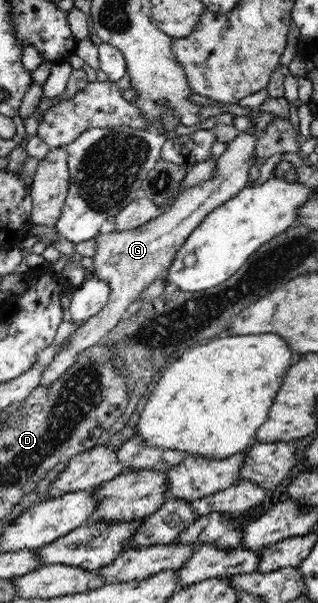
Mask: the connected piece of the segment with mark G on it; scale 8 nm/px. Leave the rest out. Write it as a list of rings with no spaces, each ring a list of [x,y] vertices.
[[[255,112],[252,116],[258,119],[258,134],[241,132],[237,139],[227,144],[227,151],[216,160],[216,176],[198,186],[187,188],[176,202],[159,217],[131,230],[110,230],[110,226],[94,239],[96,242],[93,259],[93,275],[111,286],[111,295],[99,313],[90,317],[85,324],[78,327],[65,343],[57,350],[55,357],[44,368],[39,379],[39,386],[48,388],[63,374],[67,373],[79,359],[79,354],[87,348],[97,346],[107,331],[122,320],[127,307],[139,298],[139,294],[151,285],[157,277],[163,276],[171,266],[177,251],[185,244],[186,238],[203,222],[207,213],[211,213],[218,205],[235,197],[241,189],[249,185],[249,157],[255,152],[256,137],[265,131],[267,123],[271,123],[273,114]]]

